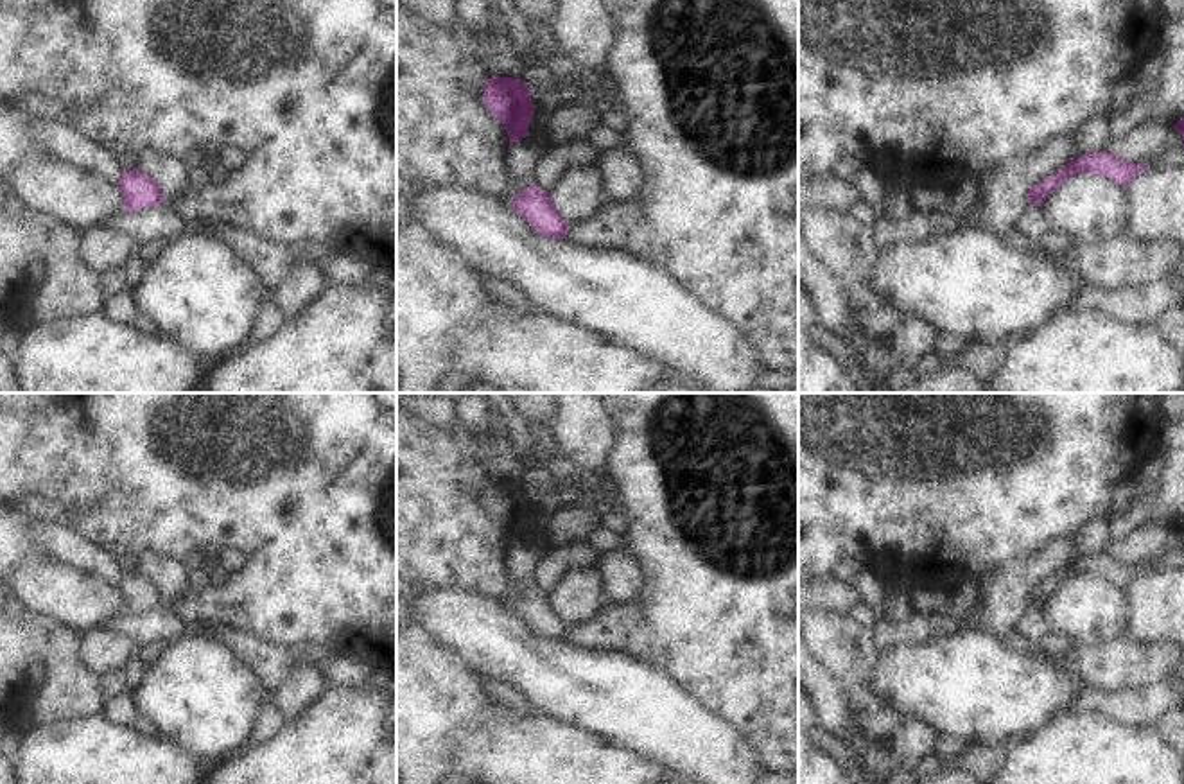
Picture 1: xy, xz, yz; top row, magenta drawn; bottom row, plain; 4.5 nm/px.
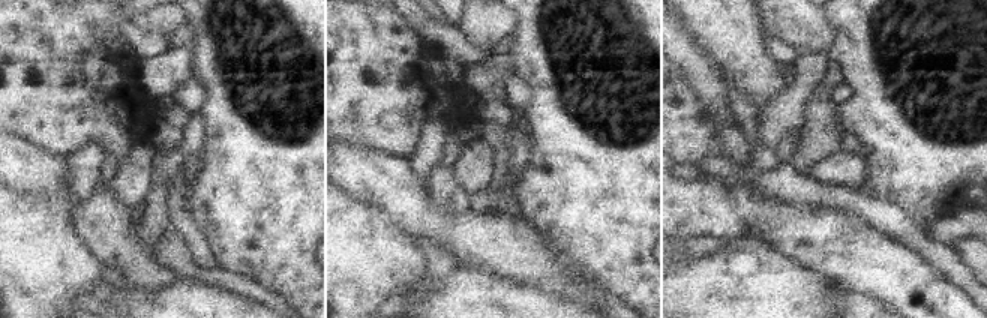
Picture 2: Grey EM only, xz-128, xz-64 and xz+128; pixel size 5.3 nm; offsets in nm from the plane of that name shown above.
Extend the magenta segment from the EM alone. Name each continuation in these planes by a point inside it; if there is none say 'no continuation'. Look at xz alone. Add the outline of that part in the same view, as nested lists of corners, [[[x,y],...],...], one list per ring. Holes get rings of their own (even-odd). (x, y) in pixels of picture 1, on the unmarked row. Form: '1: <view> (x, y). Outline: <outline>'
no continuation.

